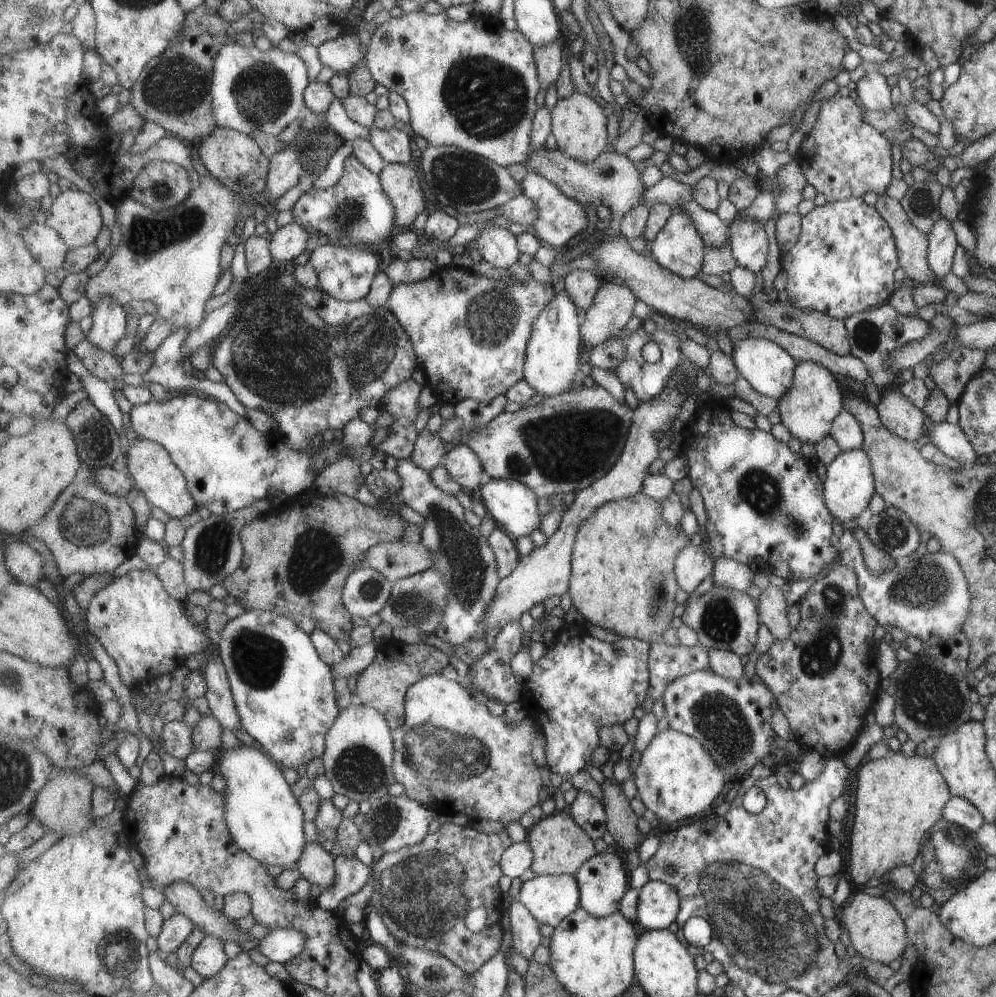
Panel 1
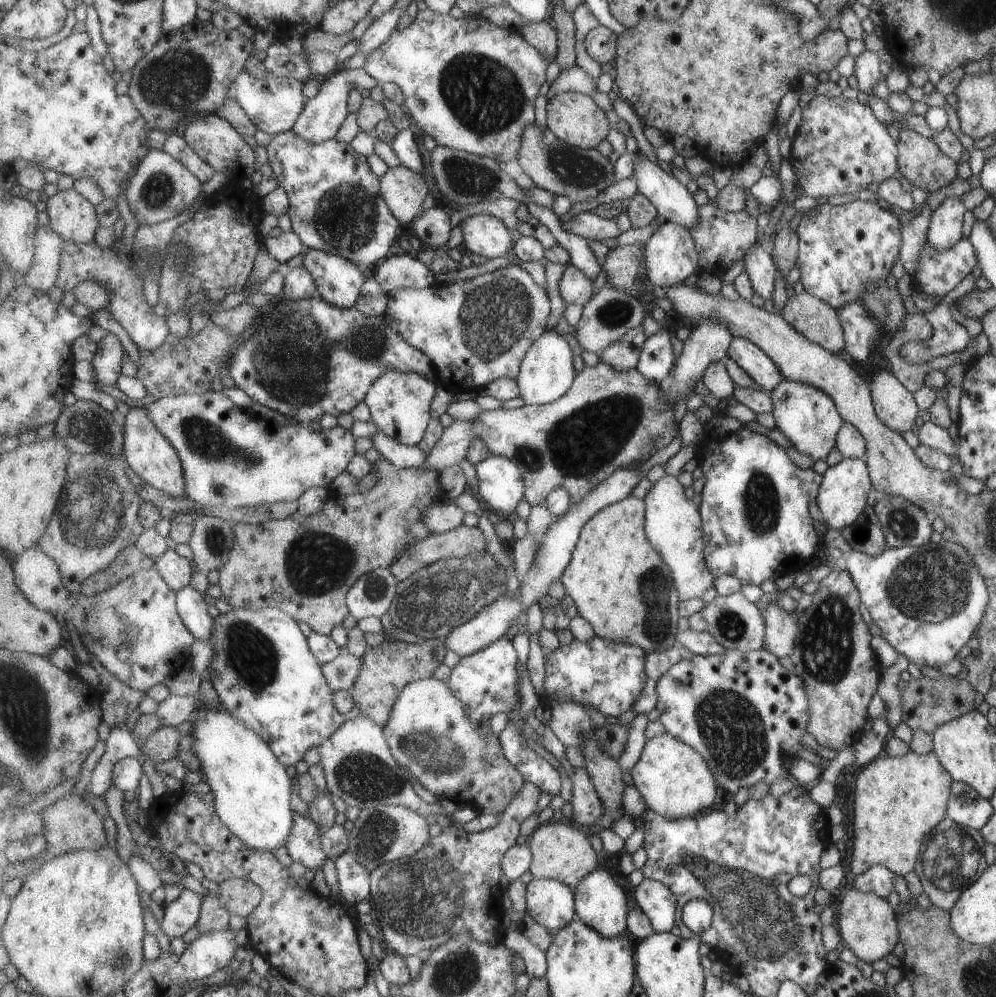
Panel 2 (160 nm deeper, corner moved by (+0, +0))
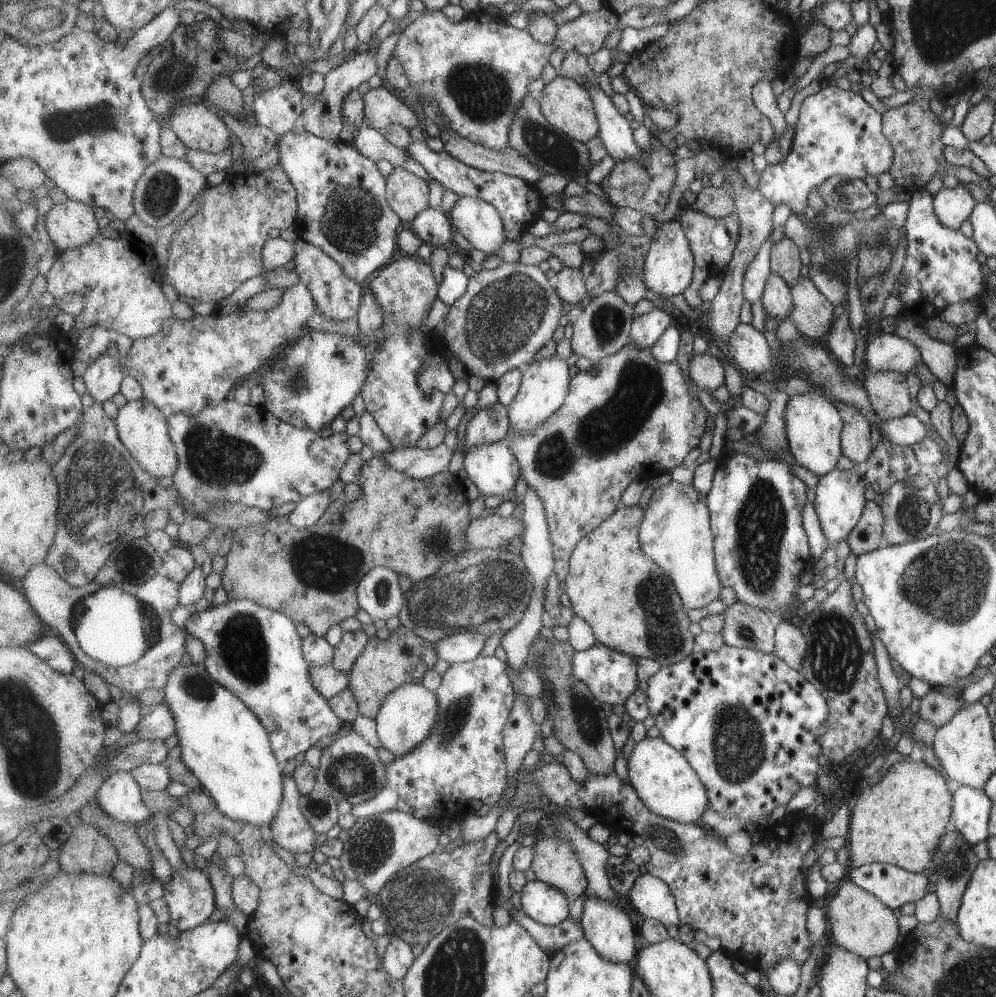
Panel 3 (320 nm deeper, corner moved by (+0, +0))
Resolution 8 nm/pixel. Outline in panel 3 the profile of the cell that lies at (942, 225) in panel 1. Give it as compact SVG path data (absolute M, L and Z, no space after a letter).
M961 183L952 188L941 187L933 196L934 212L946 227L959 228L976 206L972 192Z

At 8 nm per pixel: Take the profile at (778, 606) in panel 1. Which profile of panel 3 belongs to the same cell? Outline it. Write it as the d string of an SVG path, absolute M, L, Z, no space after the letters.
M781 621L776 628L775 654L799 672L804 666L807 650L808 645L800 628L787 621Z

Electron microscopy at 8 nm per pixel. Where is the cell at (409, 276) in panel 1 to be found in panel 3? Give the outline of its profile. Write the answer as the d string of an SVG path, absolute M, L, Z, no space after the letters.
M404 254L380 269L367 288L382 306L384 335L377 341L361 396L365 408L376 418L393 448L414 447L430 428L442 420L446 399L446 394L439 389L427 392L420 384L420 373L429 354L425 344L428 333L423 332L421 326L427 322L435 300L439 299L439 284L427 260Z

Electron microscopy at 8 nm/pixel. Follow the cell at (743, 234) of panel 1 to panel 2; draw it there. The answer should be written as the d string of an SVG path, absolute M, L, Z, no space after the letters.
M760 244L757 248L750 248L744 256L745 272L752 278L756 293L764 300L769 300L775 294L778 266L773 255L761 247Z

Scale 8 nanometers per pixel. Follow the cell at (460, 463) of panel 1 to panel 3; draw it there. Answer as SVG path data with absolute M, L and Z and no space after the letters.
M501 401L477 411L466 426L465 445L505 442L512 426L508 406Z

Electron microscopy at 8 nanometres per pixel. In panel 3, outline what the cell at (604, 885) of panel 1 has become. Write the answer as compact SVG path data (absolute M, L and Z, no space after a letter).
M586 897L581 922L586 938L601 956L614 963L634 965L638 956L637 943L640 938L635 938L635 926L631 922L631 916L619 904L596 897Z

